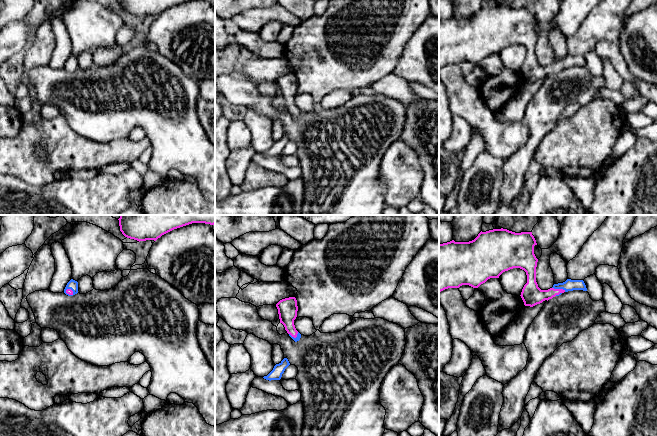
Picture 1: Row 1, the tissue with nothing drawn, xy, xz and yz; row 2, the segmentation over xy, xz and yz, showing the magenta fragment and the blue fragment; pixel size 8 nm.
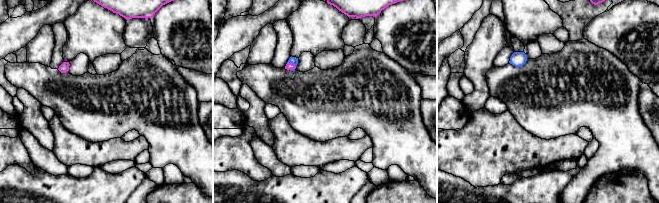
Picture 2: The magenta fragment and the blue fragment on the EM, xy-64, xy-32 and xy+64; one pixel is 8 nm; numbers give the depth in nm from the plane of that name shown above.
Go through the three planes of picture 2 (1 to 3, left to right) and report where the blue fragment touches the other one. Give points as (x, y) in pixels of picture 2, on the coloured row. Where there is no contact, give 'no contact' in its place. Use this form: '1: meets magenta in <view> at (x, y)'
1: no contact
2: meets magenta in xy-32 at (291, 63)
3: no contact

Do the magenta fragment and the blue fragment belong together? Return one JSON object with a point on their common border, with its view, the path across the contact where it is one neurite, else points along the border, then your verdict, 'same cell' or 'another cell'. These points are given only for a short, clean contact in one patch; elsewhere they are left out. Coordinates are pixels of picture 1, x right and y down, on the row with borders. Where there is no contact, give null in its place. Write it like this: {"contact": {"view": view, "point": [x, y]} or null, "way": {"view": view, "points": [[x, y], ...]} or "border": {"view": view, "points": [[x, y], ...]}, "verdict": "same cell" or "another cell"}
{"contact": {"view": "yz", "point": [559, 289]}, "way": {"view": "yz", "points": [[531, 294], [549, 294], [559, 289], [569, 285]]}, "verdict": "same cell"}

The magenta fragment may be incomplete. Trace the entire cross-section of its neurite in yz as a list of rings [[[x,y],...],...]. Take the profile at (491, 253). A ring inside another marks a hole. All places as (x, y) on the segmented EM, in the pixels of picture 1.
[[[503,228],[486,232],[481,231],[474,240],[469,242],[455,242],[452,240],[439,244],[439,293],[448,288],[459,288],[462,285],[478,288],[488,279],[499,278],[503,272],[513,268],[520,268],[527,275],[527,283],[520,295],[525,306],[533,307],[568,291],[587,291],[583,280],[571,279],[554,284],[548,290],[541,290],[536,282],[538,259],[534,254],[535,245],[537,243],[532,232],[515,233]]]

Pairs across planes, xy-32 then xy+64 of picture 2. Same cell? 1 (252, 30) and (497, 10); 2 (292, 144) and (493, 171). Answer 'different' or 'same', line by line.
1: different
2: same

